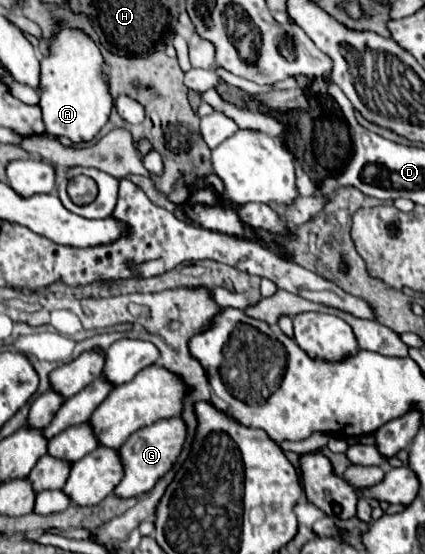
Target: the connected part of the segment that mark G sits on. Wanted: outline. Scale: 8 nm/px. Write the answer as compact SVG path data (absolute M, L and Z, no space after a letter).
M171 417L171 419L161 419L149 427L141 427L135 431L127 443L119 449L123 467L125 467L125 477L123 481L115 487L117 497L137 497L155 487L155 483L175 465L179 453L183 451L183 443L187 437L187 427L181 417Z

